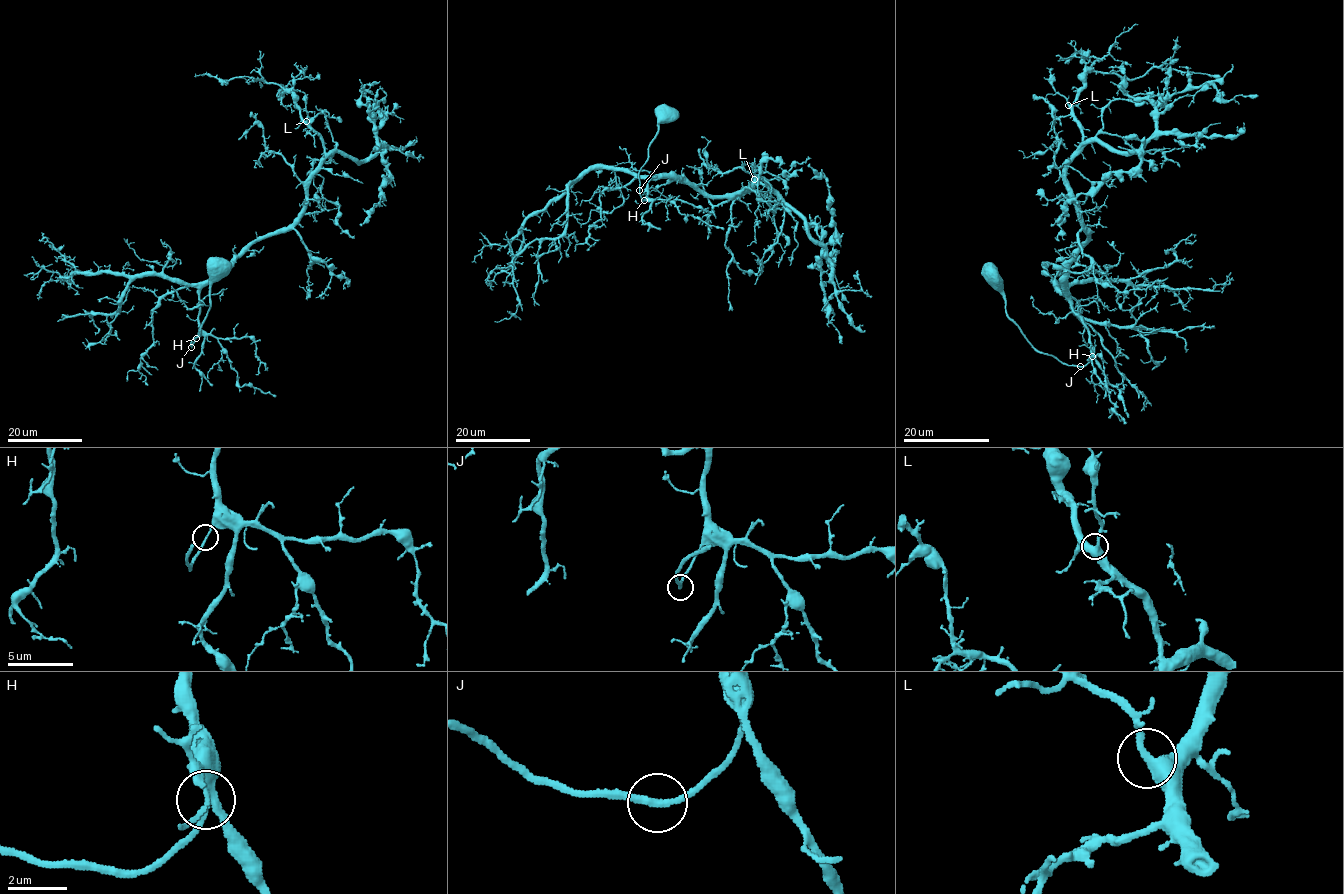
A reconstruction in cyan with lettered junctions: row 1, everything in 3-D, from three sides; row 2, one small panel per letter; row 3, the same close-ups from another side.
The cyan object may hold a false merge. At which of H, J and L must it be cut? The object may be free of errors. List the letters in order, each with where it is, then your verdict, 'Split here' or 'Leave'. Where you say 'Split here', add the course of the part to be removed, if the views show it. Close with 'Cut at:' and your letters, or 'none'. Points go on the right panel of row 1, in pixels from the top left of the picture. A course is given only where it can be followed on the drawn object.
H: Place: (1092, 356). Leave
J: Place: (1080, 366). Leave
L: Place: (1068, 105). Leave
Cut at: none

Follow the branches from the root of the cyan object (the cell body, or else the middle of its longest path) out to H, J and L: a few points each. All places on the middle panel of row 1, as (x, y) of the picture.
H: (665, 115), (658, 123), (647, 161), (638, 172), (639, 195), (644, 200)
J: (665, 115), (658, 123), (647, 161), (638, 172), (639, 190)
L: (665, 115), (638, 172), (644, 200), (647, 183), (659, 178), (735, 196), (759, 177), (772, 191), (754, 179)

